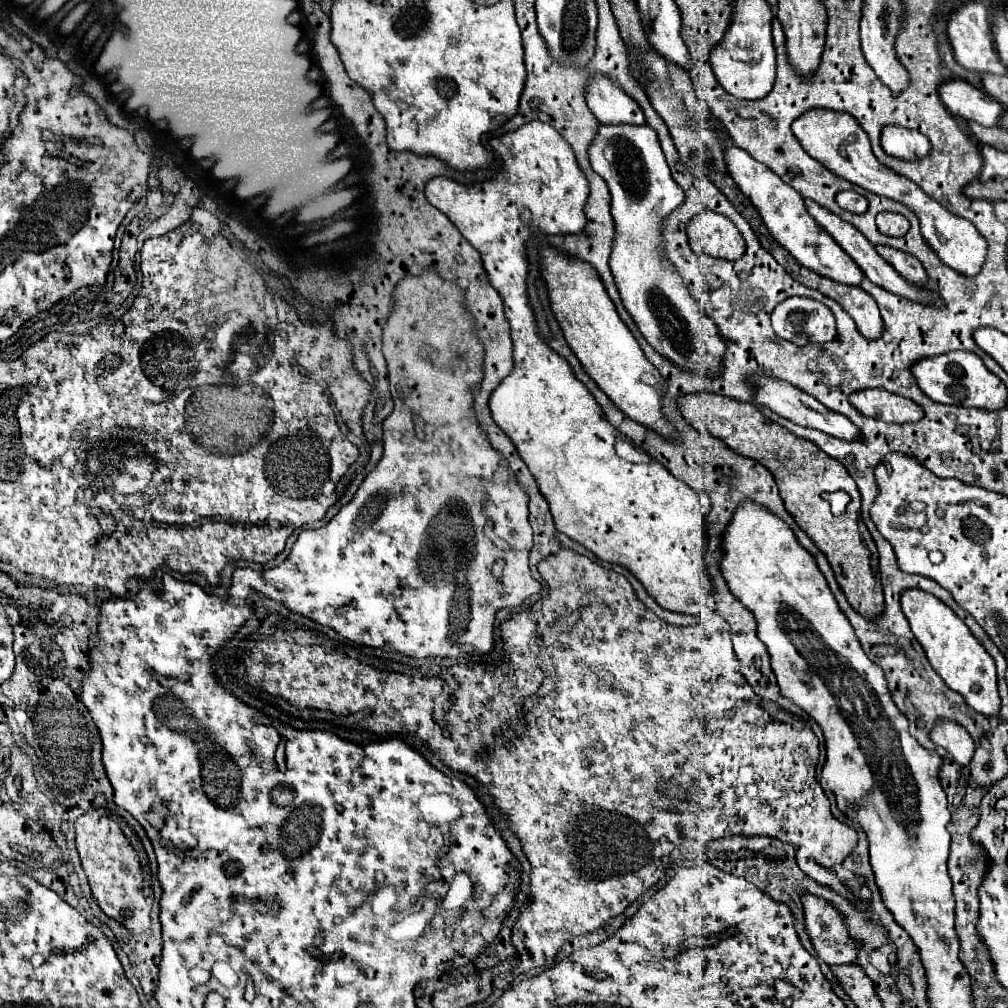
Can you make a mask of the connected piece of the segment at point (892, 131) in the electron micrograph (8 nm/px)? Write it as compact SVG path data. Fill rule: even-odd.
M888 125L882 131L882 149L890 157L916 161L916 159L922 159L930 153L930 141L926 135L922 135L916 129Z

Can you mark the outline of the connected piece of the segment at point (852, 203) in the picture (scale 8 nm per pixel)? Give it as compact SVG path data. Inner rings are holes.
M840 191L840 193L836 195L836 203L838 203L842 209L850 211L850 213L864 213L864 211L868 209L866 197L860 195L860 193L856 193L856 191Z

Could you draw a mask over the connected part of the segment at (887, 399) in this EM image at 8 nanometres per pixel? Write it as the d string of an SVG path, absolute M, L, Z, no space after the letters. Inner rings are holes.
M864 389L850 397L850 405L866 417L880 419L886 423L912 423L920 421L924 411L914 401L888 393L884 389Z

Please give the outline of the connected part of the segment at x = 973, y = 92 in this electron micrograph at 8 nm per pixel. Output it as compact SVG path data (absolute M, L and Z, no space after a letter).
M950 79L944 81L938 91L952 115L976 121L984 127L998 125L1002 105L986 95L980 87L974 87L964 79Z

